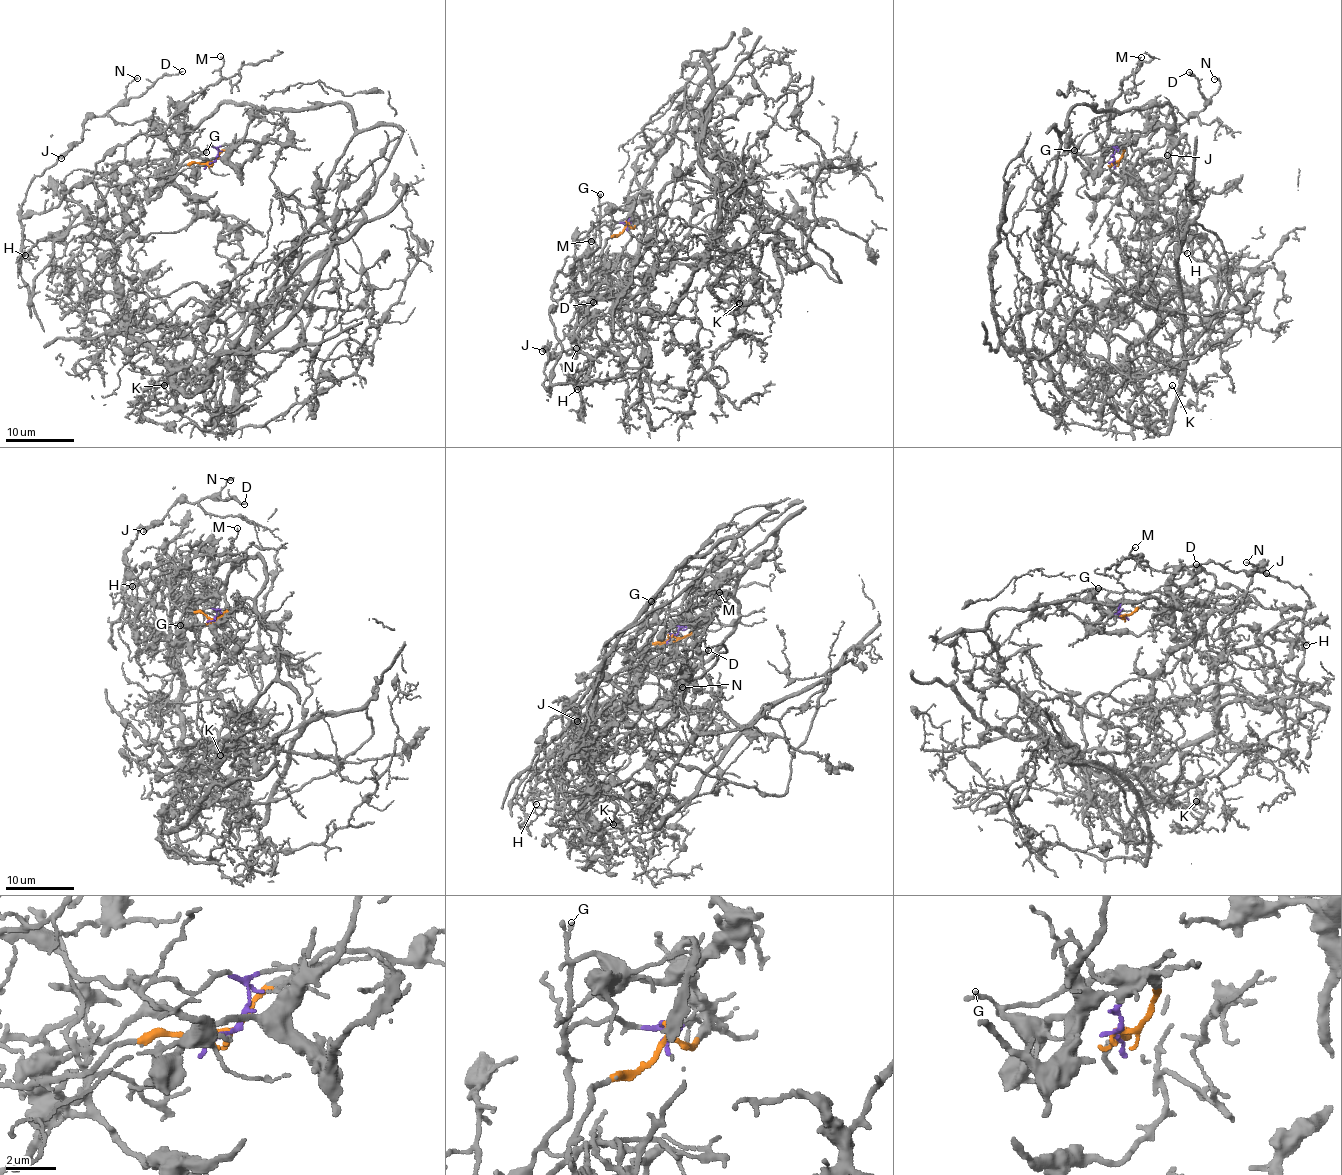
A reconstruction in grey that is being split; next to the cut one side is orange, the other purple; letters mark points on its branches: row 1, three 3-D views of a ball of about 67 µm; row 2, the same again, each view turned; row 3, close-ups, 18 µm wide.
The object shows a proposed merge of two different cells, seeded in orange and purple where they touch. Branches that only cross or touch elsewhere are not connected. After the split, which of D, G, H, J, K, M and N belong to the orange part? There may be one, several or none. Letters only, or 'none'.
H, K

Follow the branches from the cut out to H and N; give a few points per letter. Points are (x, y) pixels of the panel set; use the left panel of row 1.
H: (210, 162), (131, 179), (123, 227), (110, 239), (80, 213), (25, 256)
N: (210, 162), (214, 147), (141, 133), (54, 206), (20, 218), (28, 185), (136, 78)

